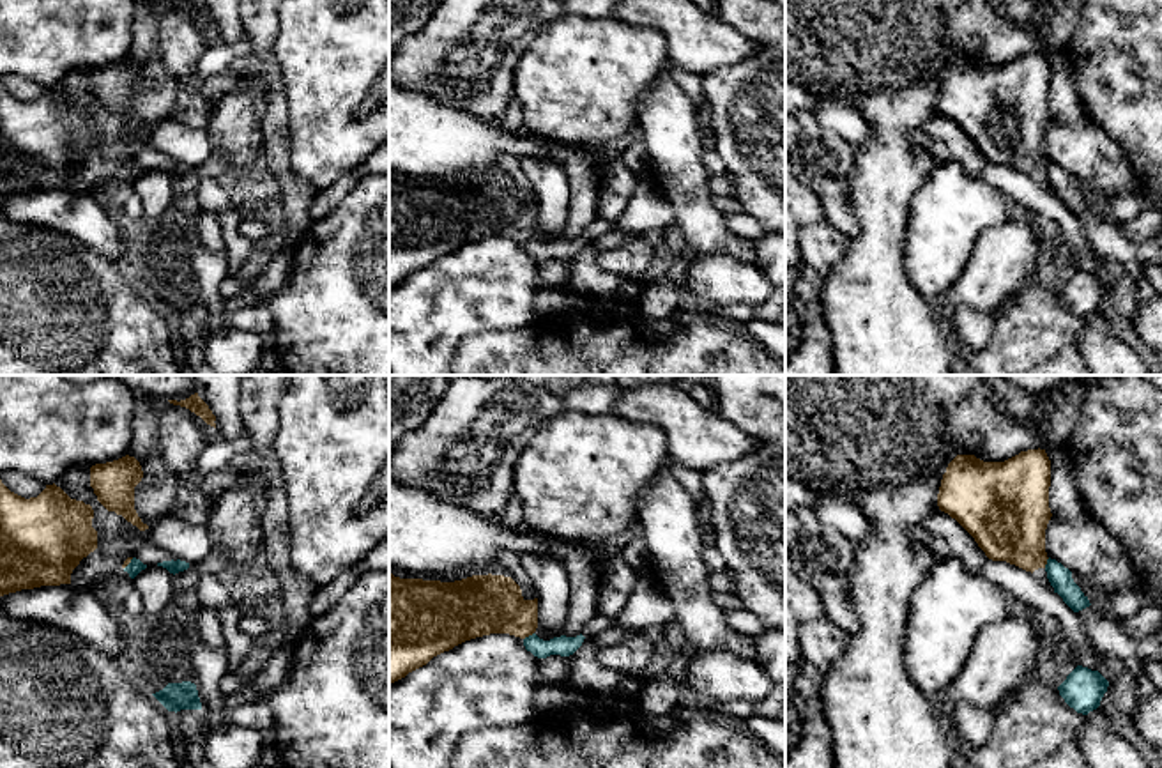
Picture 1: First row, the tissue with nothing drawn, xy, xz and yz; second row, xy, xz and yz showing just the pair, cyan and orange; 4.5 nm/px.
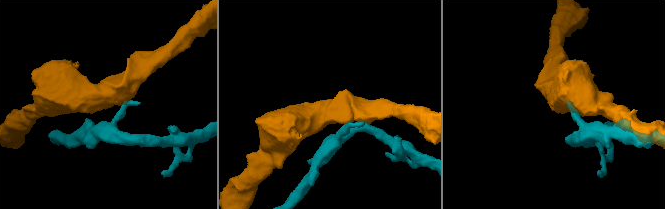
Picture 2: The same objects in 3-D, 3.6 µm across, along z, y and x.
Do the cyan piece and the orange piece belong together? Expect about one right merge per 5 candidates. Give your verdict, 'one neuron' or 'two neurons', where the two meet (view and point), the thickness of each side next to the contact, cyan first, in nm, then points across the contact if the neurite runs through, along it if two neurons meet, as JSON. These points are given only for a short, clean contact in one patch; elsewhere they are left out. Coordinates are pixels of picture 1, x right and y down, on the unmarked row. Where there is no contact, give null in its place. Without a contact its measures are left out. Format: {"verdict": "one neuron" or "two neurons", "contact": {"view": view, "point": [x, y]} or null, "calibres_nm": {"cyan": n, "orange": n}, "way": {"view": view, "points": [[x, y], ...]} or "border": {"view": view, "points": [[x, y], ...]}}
{"verdict": "two neurons", "contact": {"view": "xz", "point": [529, 239]}, "calibres_nm": {"cyan": 90, "orange": 280}}

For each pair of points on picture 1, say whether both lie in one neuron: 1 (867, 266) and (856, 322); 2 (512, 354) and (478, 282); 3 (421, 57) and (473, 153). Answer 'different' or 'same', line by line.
1: same
2: different
3: different

